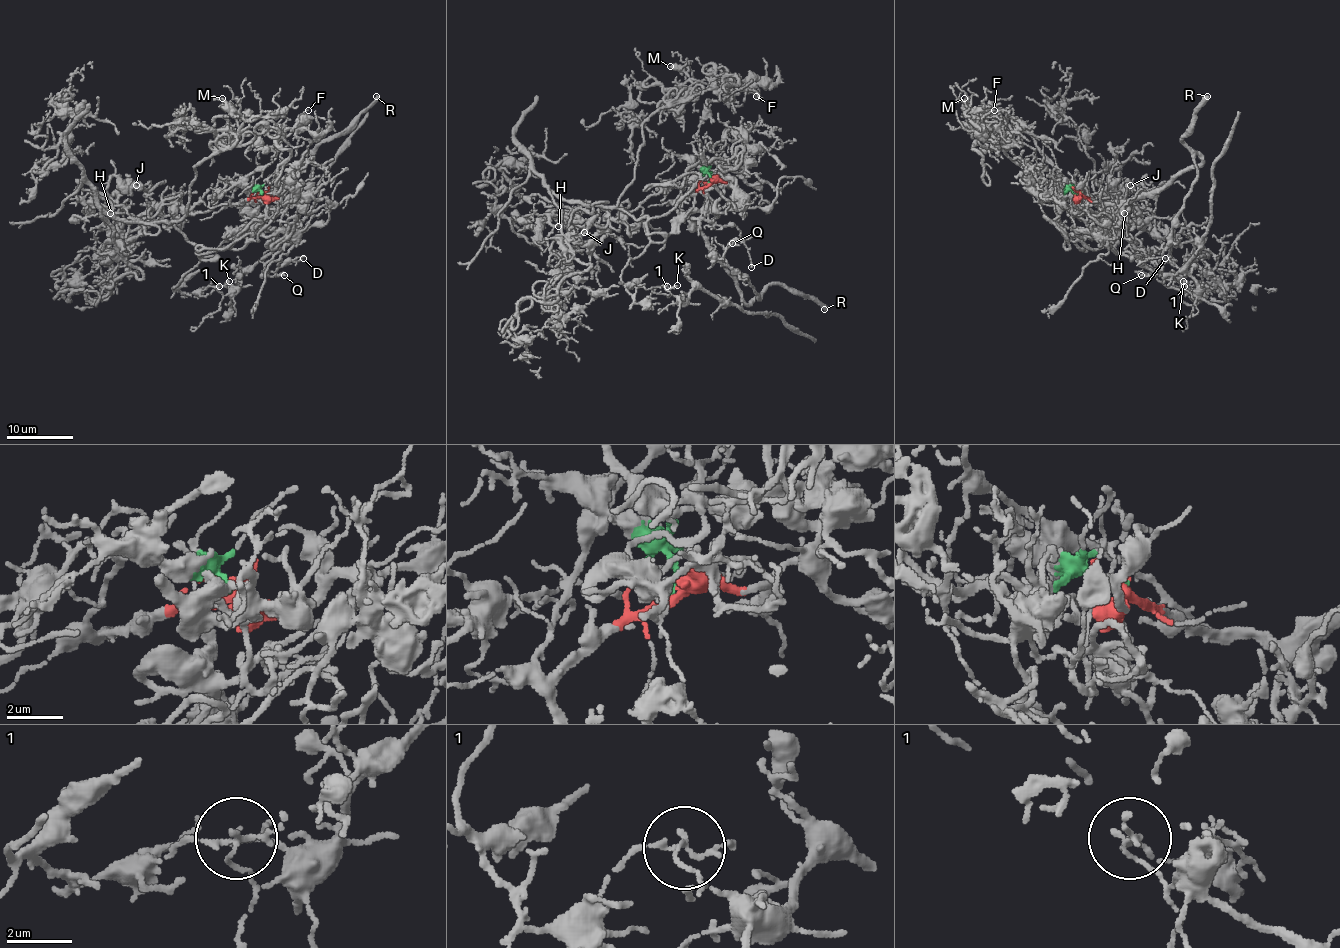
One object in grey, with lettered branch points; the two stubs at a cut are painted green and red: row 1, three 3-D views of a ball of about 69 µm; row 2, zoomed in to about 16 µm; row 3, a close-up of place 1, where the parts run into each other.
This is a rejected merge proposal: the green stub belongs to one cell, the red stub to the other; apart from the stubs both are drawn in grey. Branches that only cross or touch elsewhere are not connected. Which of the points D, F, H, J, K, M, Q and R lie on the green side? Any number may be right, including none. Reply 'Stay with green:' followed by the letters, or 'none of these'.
Stay with green: F, H, J, K, M

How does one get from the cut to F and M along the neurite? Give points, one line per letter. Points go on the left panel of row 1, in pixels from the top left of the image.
F: (261, 192), (240, 249), (203, 252), (169, 224), (204, 159), (308, 110)
M: (261, 192), (266, 210), (240, 249), (203, 252), (169, 224), (186, 214), (194, 167), (238, 135), (221, 98)

